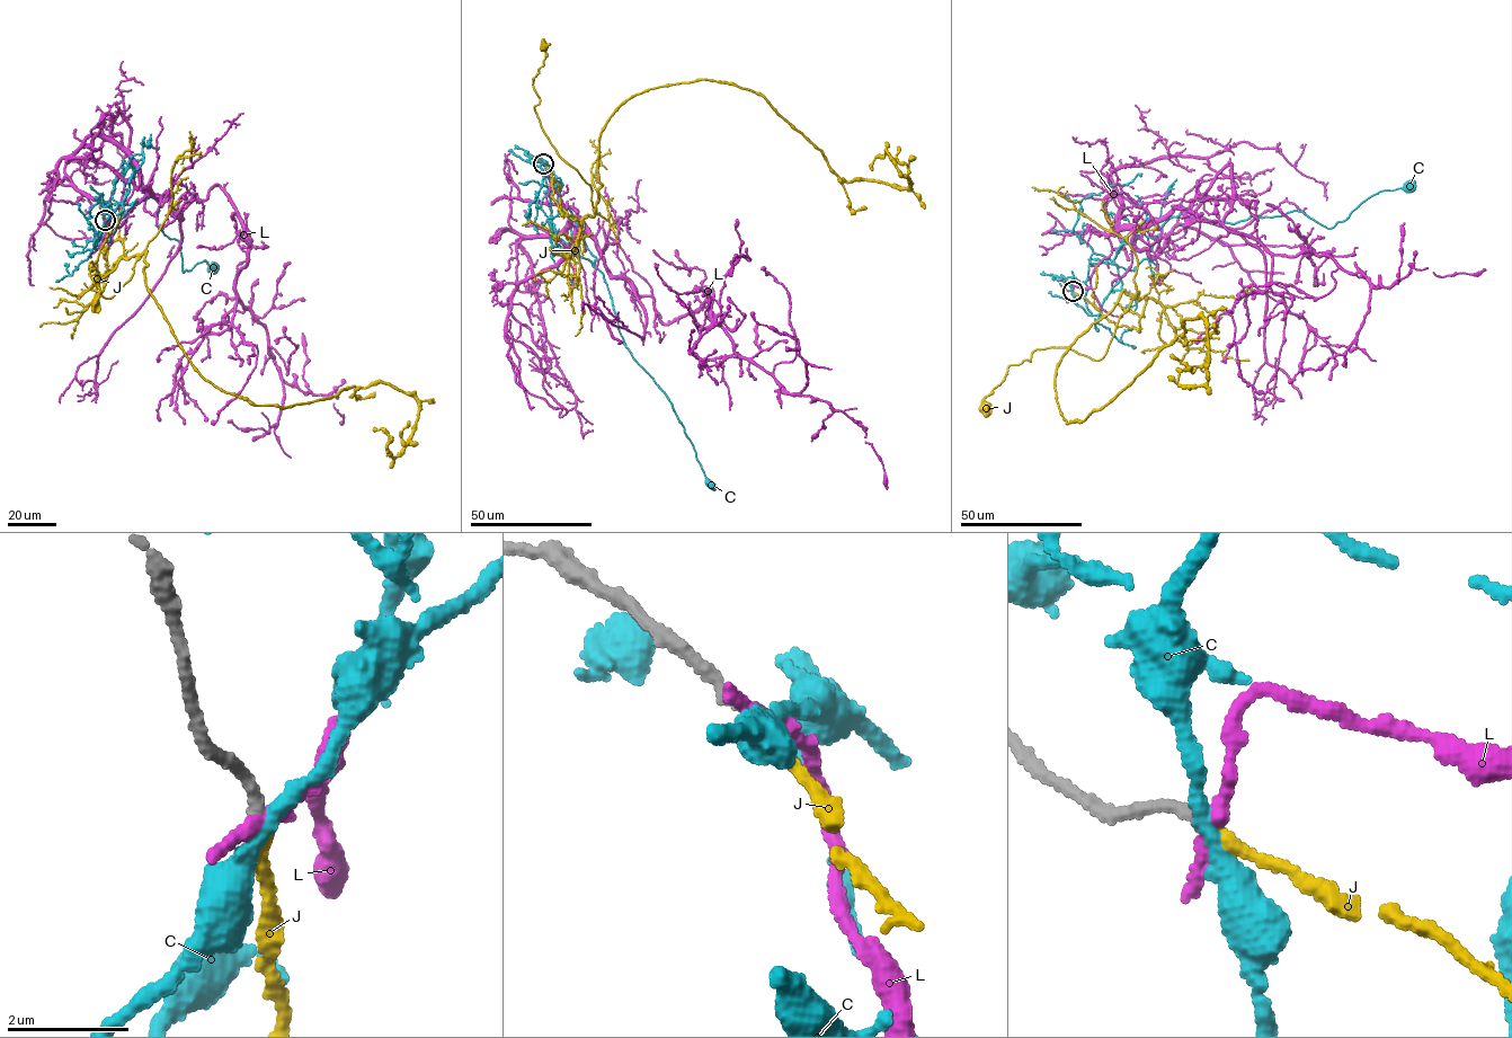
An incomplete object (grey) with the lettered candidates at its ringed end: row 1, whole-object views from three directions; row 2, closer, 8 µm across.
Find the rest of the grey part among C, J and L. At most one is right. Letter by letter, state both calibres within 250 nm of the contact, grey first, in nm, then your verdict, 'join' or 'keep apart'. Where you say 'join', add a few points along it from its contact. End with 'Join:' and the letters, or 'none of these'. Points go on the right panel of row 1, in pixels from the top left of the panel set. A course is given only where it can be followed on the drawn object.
C: calibres 220 and 300 nm; keep apart
J: calibres 220 and 220 nm; join; course (1073, 291), (1117, 326), (1140, 328), (1138, 293), (1101, 358), (1037, 348), (1007, 367), (986, 407)
L: calibres 220 and 320 nm; keep apart
Join: J

